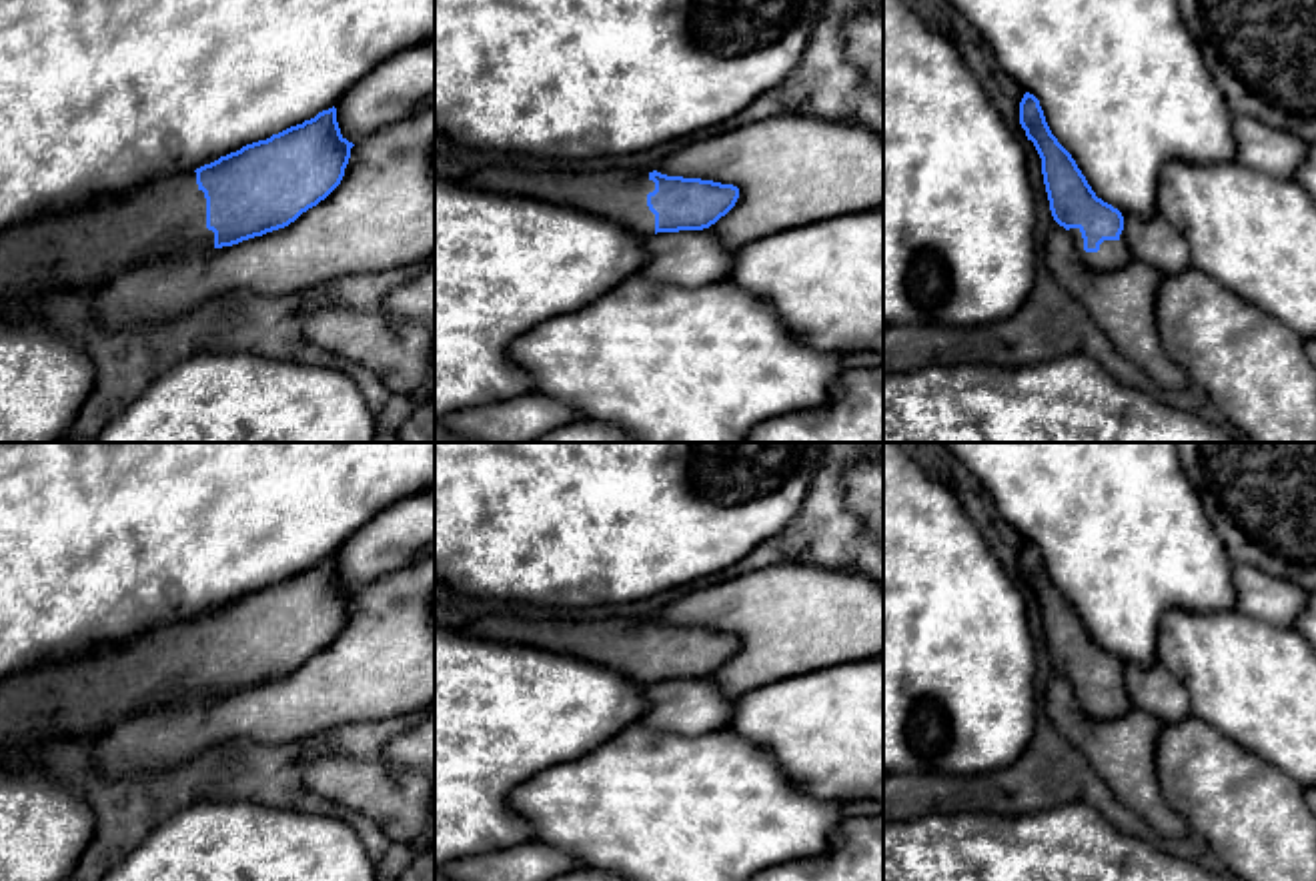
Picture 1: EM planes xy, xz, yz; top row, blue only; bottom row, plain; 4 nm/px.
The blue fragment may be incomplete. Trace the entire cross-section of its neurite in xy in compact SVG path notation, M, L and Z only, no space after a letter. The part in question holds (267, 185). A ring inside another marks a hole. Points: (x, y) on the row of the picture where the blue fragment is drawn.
M333 106L196 170L162 174L120 194L16 224L0 232L0 296L102 286L134 266L180 260L186 252L208 252L284 228L341 184L353 146L341 134Z

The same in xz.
M505 166L473 170L461 184L469 190L517 194L589 212L643 238L709 228L739 198L733 184L667 176L657 170L649 172L645 182L643 172L631 168L525 172Z

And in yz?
M1026 92L1020 124L1042 158L1054 220L1072 234L1076 252L1092 270L1118 270L1134 256L1124 236L1124 216L1096 196L1072 154L1052 134L1040 100Z

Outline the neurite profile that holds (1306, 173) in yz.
M1308 146L1308 154L1296 172L1296 180L1306 188L1306 192L1316 202L1316 146Z

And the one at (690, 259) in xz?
M709 228L657 232L645 238L647 260L637 276L671 284L703 286L723 280L739 248L727 248Z

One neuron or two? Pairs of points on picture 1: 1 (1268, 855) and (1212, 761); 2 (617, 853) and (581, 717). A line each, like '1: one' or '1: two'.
1: one
2: two

